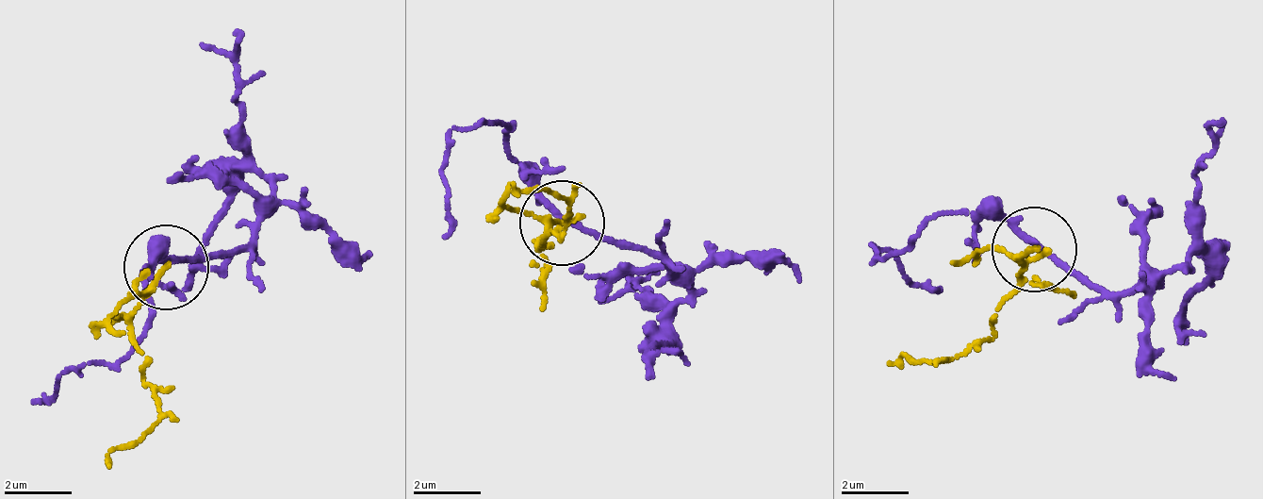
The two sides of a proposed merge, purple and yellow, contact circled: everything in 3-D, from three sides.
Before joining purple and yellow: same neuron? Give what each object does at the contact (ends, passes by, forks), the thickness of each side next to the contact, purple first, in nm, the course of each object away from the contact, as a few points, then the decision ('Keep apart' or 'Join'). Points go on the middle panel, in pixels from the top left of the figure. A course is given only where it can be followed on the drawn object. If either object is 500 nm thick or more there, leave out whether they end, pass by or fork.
At the ring purple passes by. At the ring yellow passes by. Thickness 180 nm (purple) against 130 nm. Course of purple: (562, 218), (664, 266), (683, 299), (648, 382). Course of yellow: (565, 221), (539, 246), (566, 210), (512, 186). Keep apart

